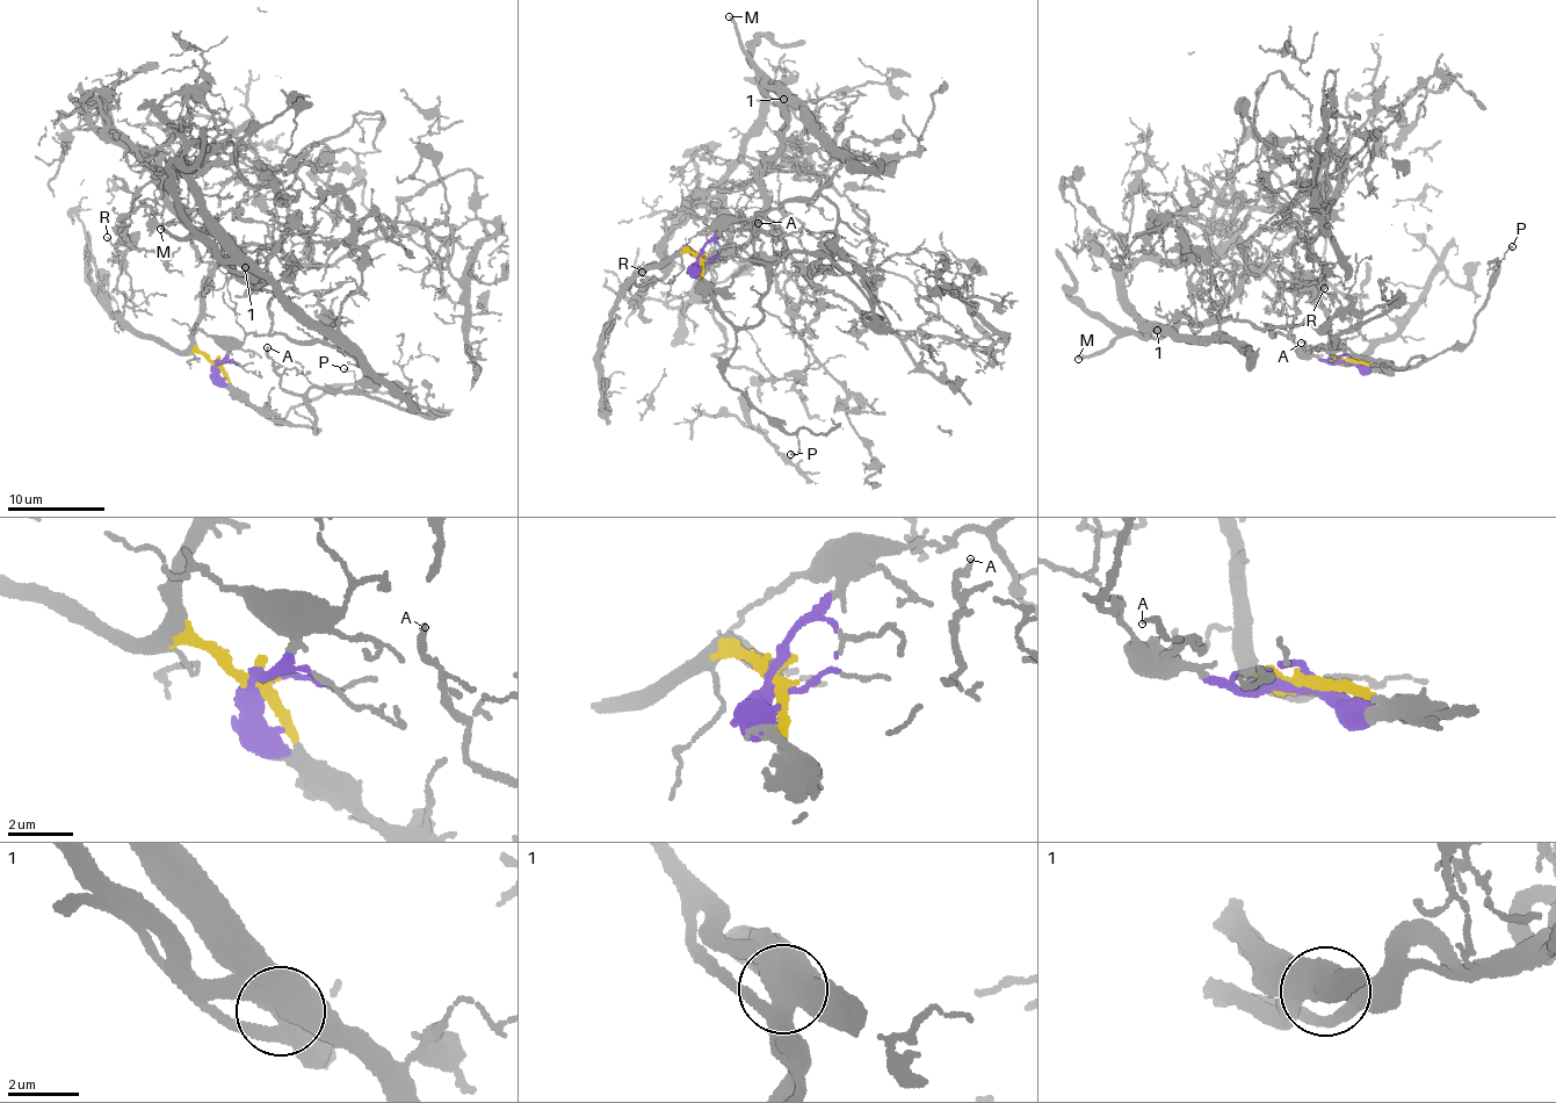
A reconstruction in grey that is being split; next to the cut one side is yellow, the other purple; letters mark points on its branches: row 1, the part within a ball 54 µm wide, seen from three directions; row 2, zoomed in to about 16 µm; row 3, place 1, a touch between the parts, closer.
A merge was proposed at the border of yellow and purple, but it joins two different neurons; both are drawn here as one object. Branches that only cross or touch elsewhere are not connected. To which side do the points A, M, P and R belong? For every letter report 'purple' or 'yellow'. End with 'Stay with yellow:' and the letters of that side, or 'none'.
A: yellow
M: yellow
P: yellow
R: purple
Stay with yellow: A, M, P

